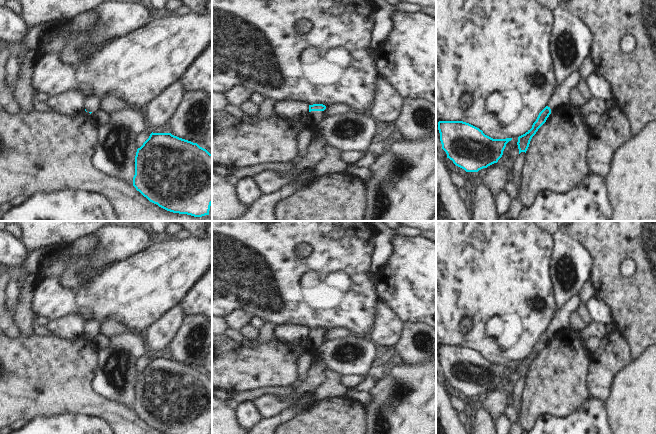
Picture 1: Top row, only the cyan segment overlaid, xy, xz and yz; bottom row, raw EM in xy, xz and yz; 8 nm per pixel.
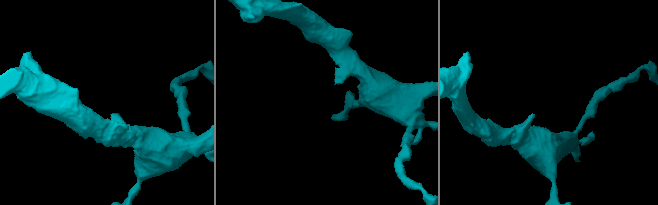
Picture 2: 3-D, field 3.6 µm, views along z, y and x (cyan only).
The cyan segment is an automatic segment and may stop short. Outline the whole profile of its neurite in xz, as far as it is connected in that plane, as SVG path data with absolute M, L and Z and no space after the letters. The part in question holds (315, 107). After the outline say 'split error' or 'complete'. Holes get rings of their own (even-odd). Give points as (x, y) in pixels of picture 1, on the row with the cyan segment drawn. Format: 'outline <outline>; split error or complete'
outline M313 104L309 105L309 113L307 116L315 123L319 123L319 121L323 118L322 112L326 109L326 106L323 104Z; split error

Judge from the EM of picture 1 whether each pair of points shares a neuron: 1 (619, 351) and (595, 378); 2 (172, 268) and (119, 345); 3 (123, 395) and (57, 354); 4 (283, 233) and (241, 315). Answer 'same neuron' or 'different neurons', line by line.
1: same neuron
2: different neurons
3: different neurons
4: different neurons

